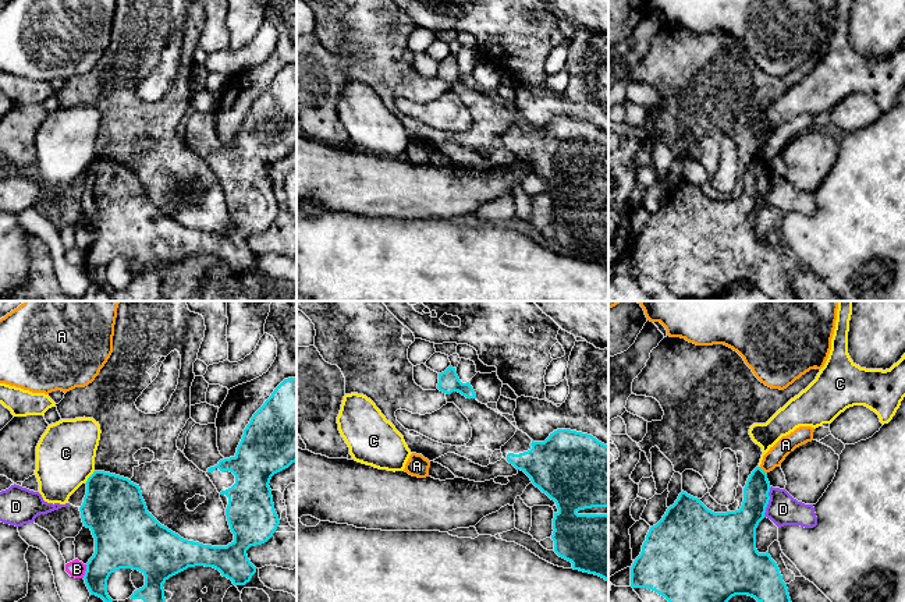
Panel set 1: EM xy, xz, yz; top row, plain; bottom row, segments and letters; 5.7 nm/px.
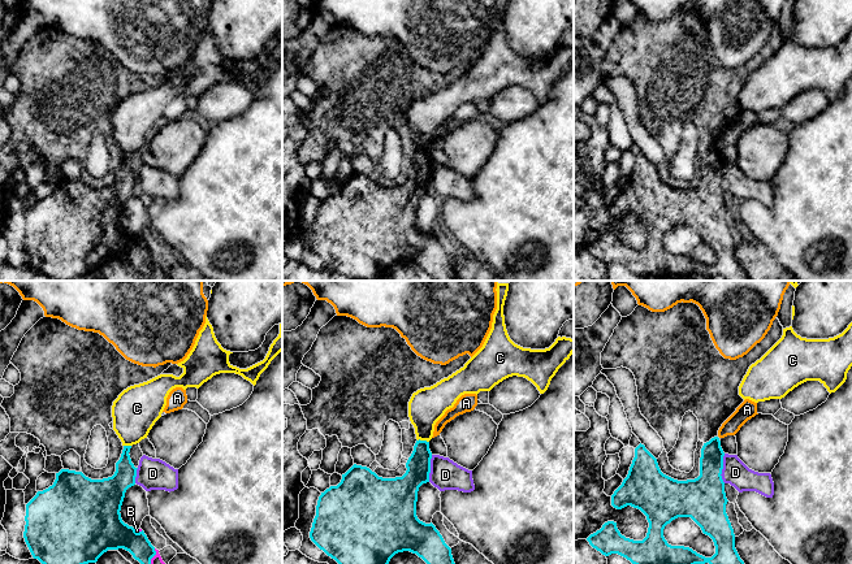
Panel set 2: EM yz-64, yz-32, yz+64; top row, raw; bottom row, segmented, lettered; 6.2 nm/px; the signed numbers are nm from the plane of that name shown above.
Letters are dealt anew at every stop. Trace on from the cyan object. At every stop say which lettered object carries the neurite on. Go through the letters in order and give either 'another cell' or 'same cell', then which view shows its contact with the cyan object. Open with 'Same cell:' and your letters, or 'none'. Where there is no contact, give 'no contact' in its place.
Same cell: none
A: another cell; meets cyan in yz
B: another cell; meets cyan in xy
C: another cell; meets cyan in xy
D: another cell; meets cyan in yz

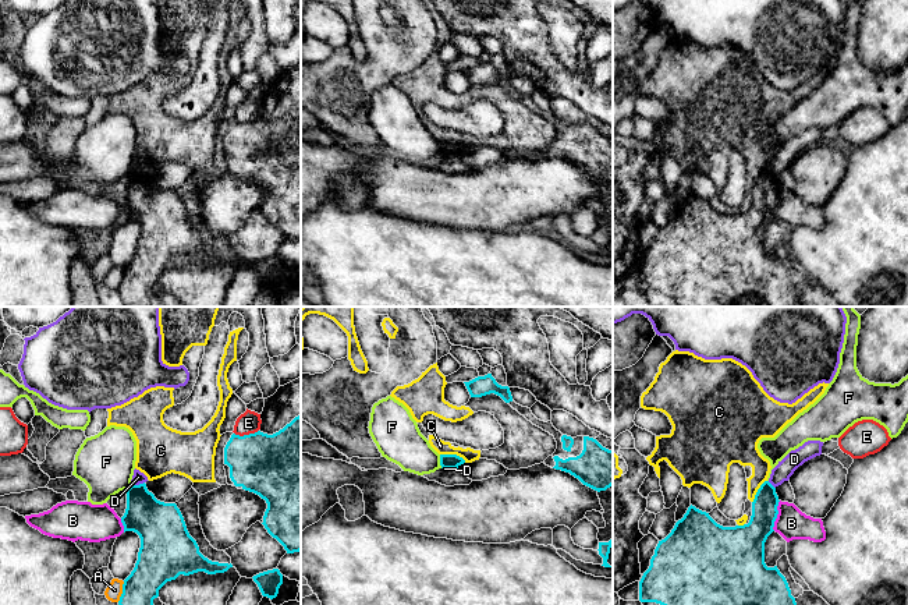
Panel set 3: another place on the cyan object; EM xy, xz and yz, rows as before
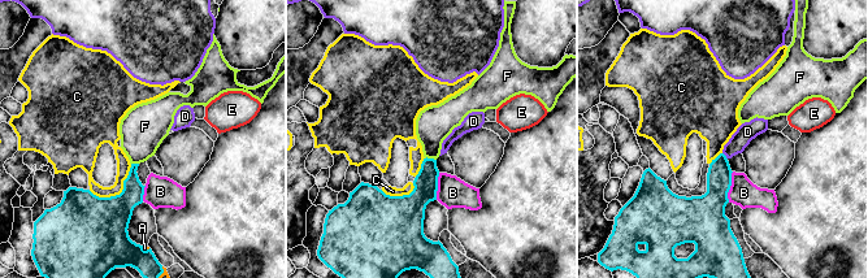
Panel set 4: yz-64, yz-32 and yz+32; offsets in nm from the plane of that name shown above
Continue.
Same cell: none
A: another cell; meets cyan in xy
B: another cell; meets cyan in yz
C: another cell; meets cyan in xz
D: another cell; meets cyan in xy
E: another cell; meets cyan in xy
F: another cell; meets cyan in xz

